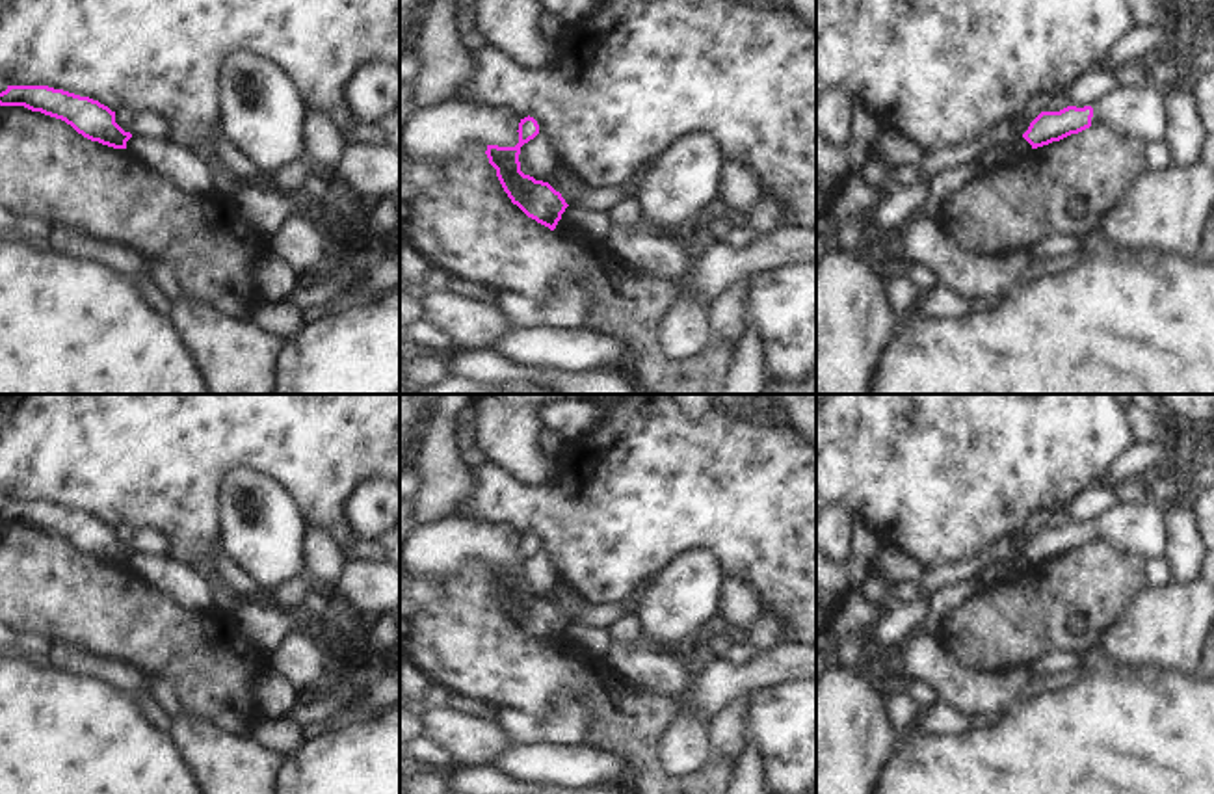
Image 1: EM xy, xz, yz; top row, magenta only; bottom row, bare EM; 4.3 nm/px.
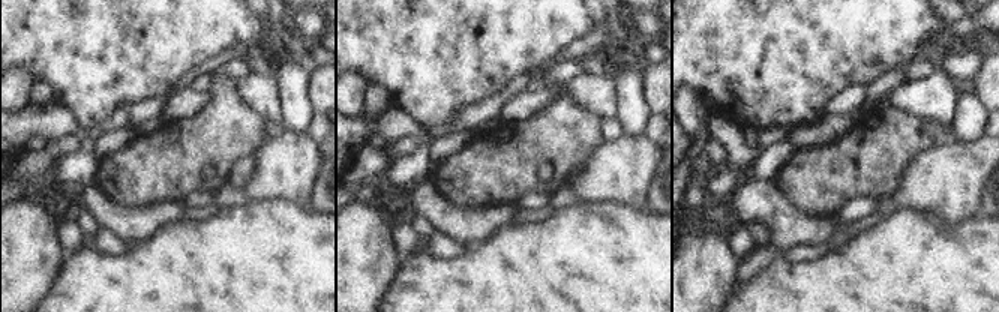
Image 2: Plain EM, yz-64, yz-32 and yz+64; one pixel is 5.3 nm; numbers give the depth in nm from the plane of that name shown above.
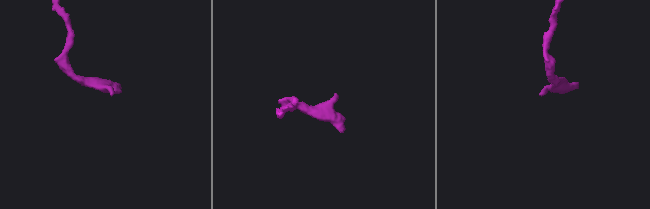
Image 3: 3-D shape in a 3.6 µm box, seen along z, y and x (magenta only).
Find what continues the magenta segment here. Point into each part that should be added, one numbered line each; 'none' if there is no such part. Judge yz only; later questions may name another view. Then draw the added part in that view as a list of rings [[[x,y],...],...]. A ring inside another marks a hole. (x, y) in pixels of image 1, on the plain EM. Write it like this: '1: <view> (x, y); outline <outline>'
1: yz (1129, 529); outline [[[1153,498],[1140,506],[1117,504],[1091,524],[1091,541],[1141,560],[1166,558],[1166,515]]]

